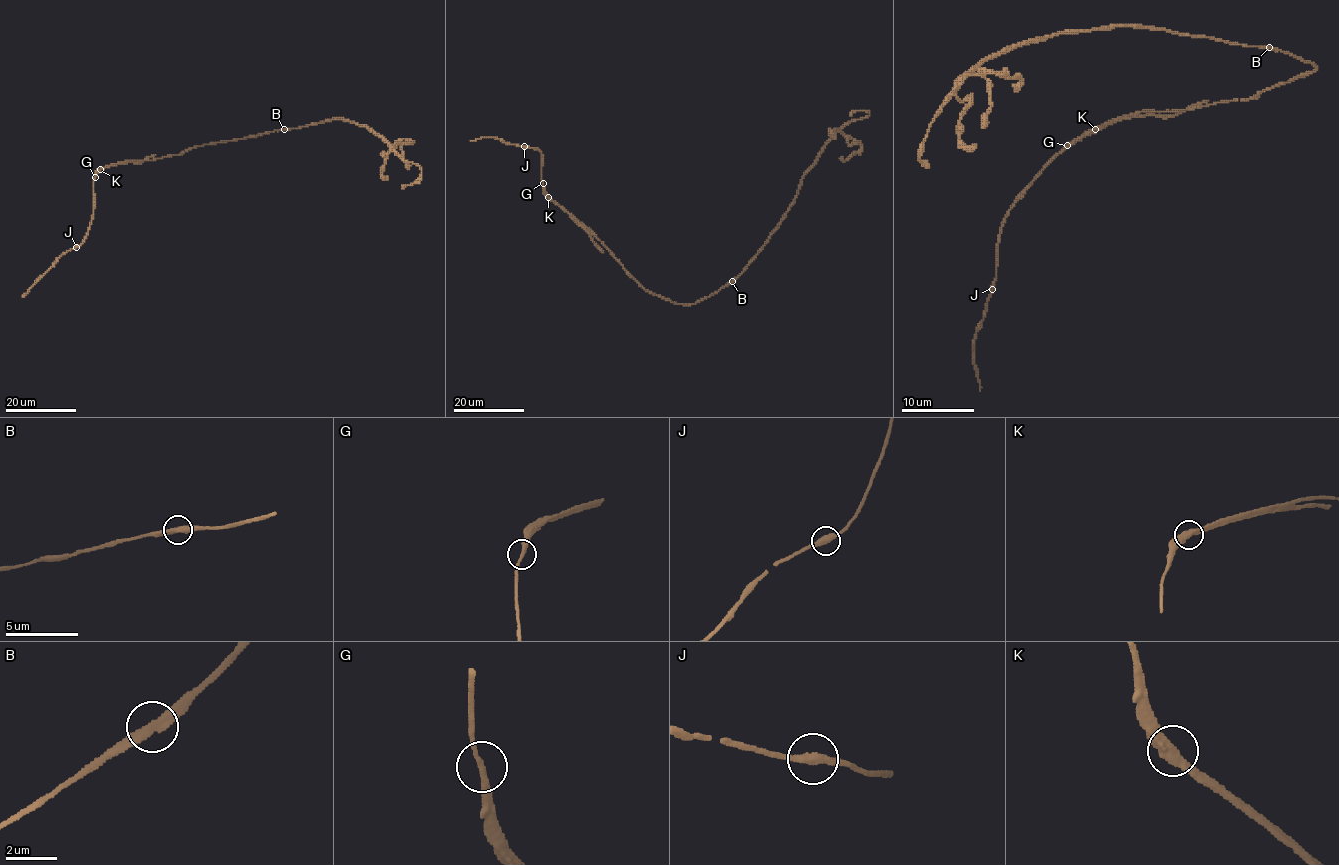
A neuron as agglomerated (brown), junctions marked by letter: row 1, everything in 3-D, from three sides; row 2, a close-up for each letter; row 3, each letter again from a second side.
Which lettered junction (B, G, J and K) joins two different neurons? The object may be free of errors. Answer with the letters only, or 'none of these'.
K

